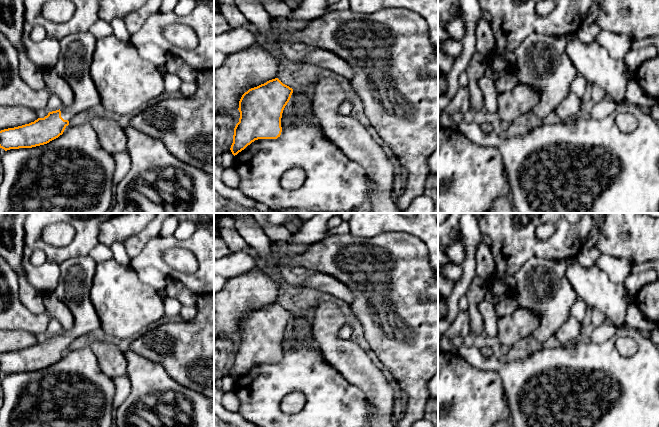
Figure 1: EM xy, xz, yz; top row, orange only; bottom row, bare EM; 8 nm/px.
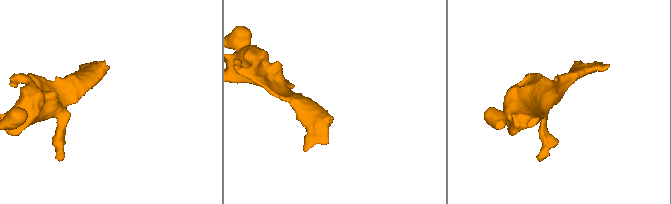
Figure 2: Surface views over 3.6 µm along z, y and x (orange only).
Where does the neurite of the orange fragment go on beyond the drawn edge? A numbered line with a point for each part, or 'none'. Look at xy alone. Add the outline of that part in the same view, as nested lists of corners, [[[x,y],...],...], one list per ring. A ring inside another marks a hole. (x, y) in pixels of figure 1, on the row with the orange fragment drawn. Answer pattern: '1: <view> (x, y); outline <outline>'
1: xy (76, 50); outline [[[78,32],[63,37],[60,41],[60,52],[54,70],[72,88],[74,100],[70,106],[62,106],[61,117],[70,121],[75,115],[100,104],[100,96],[90,75],[92,56],[97,39],[89,32]]]

